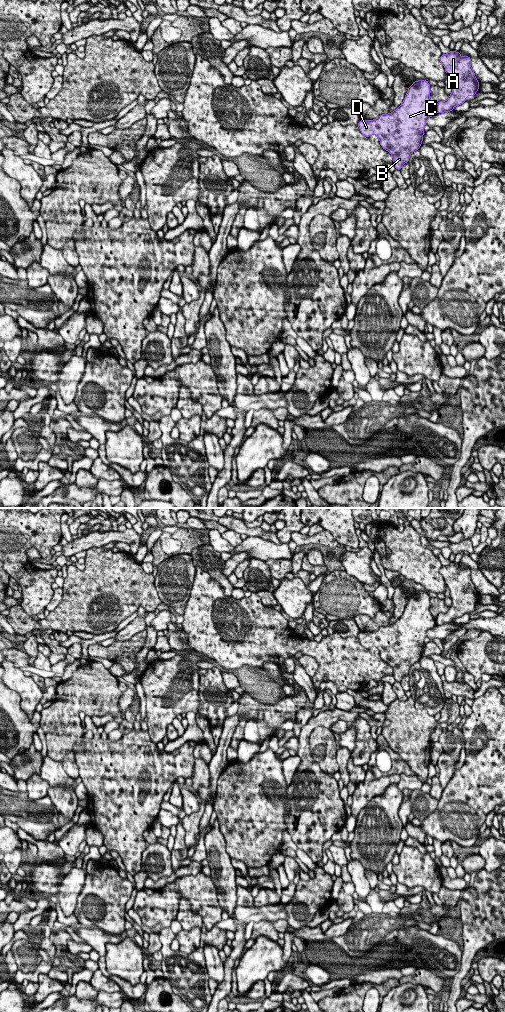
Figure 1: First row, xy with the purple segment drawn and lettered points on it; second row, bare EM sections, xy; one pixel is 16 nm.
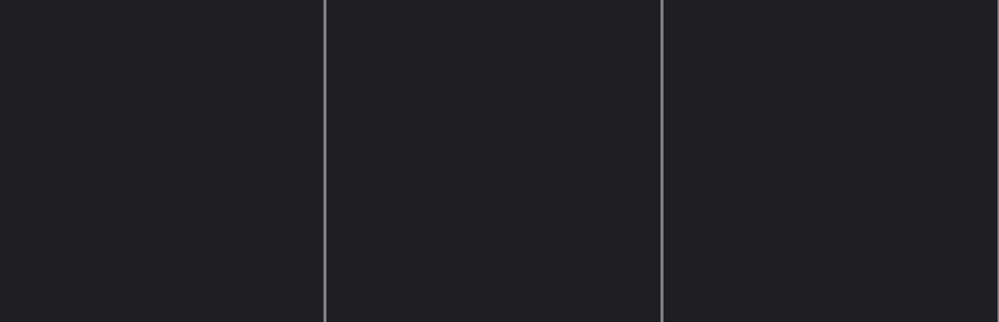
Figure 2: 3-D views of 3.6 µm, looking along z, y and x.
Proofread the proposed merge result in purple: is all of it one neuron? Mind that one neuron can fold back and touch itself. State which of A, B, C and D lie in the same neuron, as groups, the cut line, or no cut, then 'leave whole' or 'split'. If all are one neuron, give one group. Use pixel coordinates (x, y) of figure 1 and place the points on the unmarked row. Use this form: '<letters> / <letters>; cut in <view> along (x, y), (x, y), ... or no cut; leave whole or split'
A B C D; no cut; leave whole

